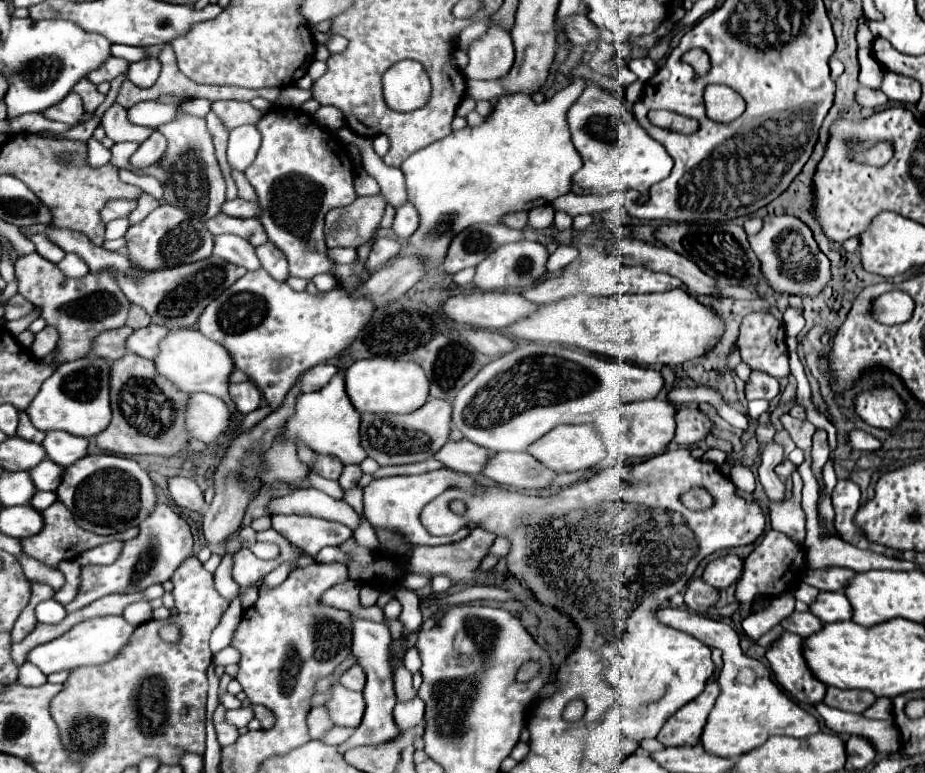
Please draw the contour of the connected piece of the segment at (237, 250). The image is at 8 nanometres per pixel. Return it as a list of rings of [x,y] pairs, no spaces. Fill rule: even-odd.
[[[215,235],[213,253],[223,257],[229,263],[245,267],[247,271],[255,271],[261,267],[259,259],[255,255],[255,247],[237,235]]]

